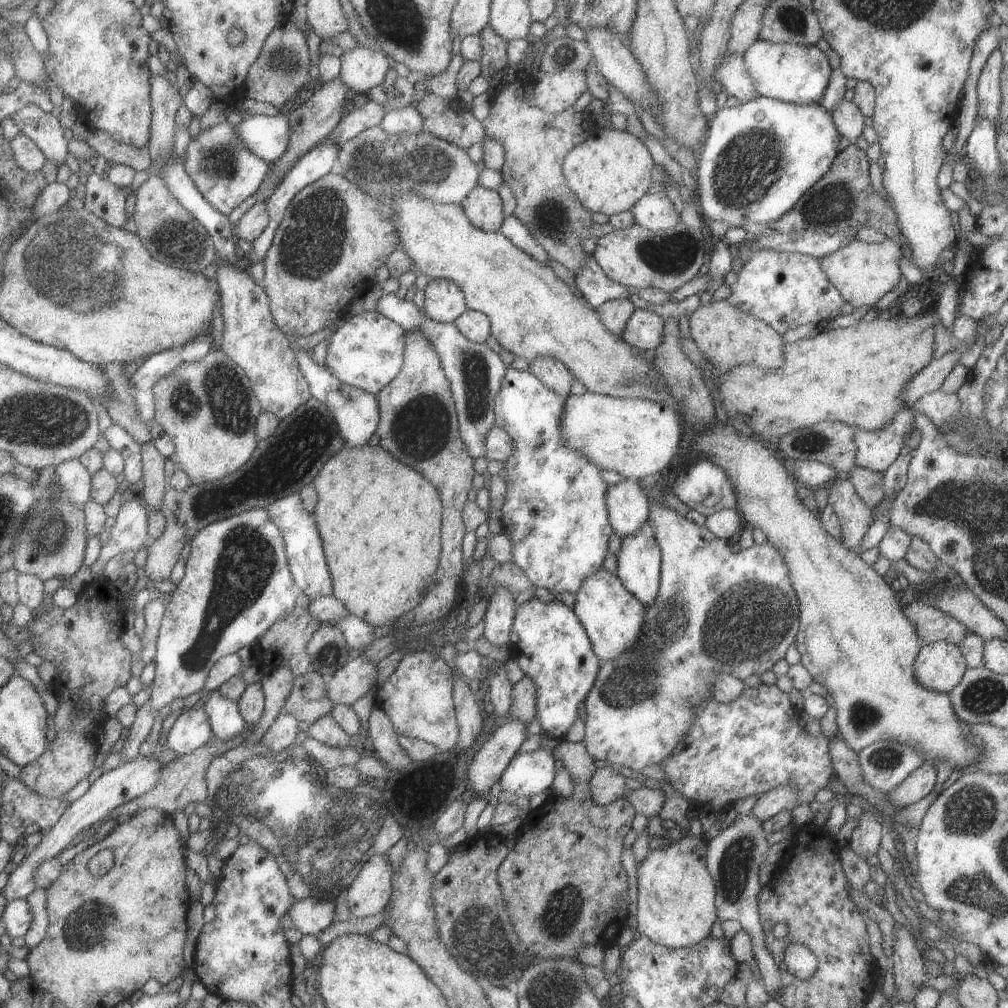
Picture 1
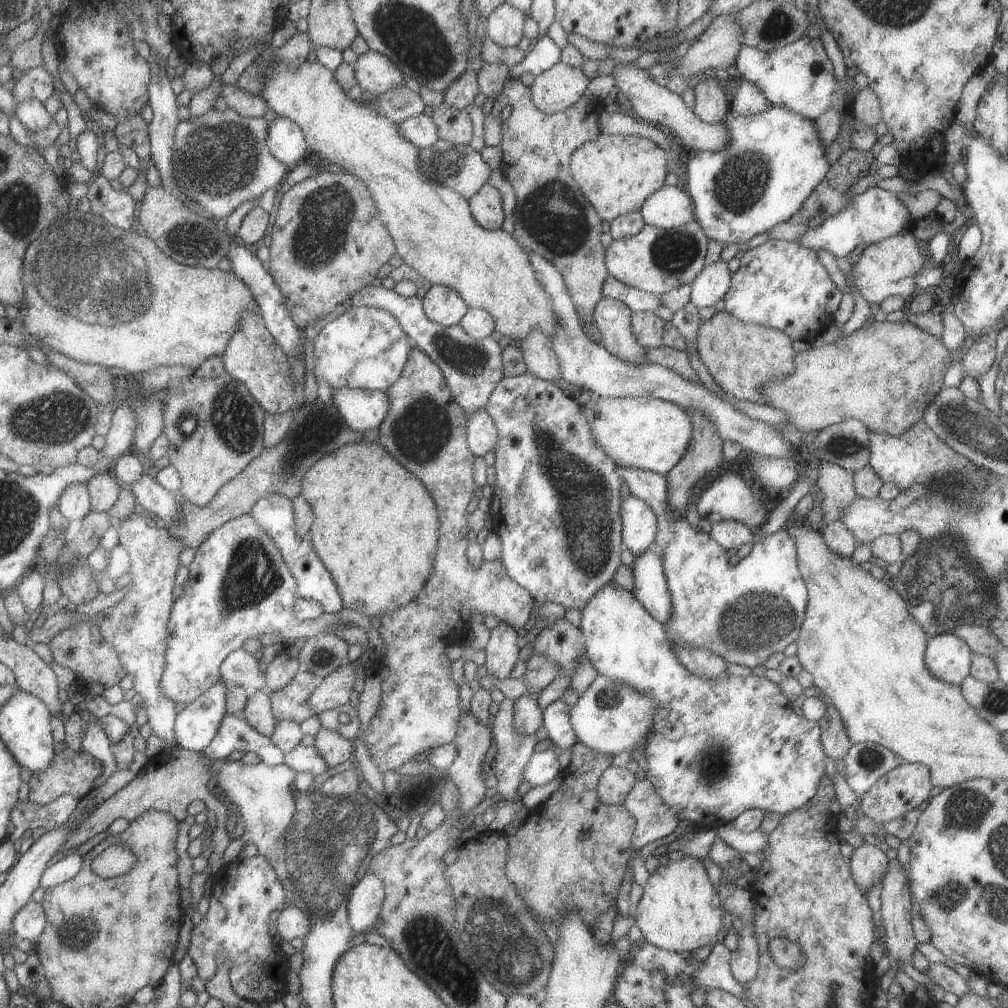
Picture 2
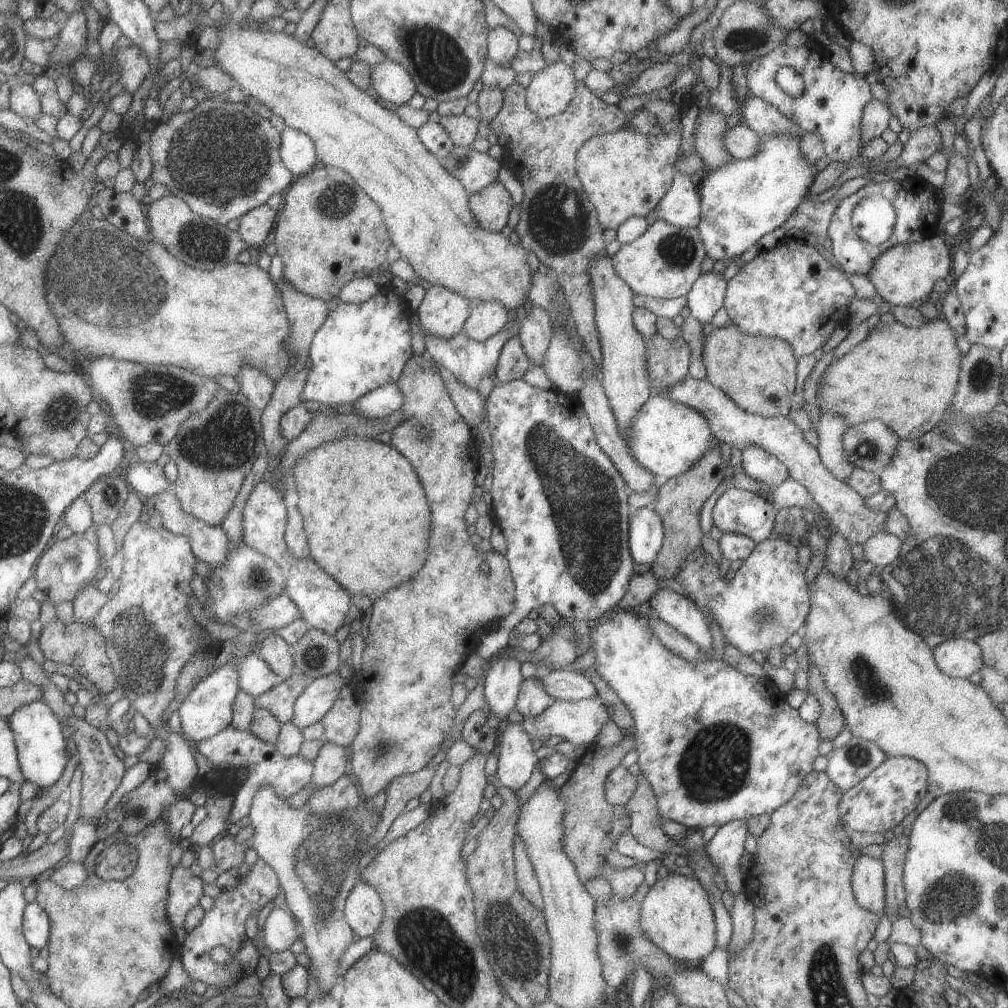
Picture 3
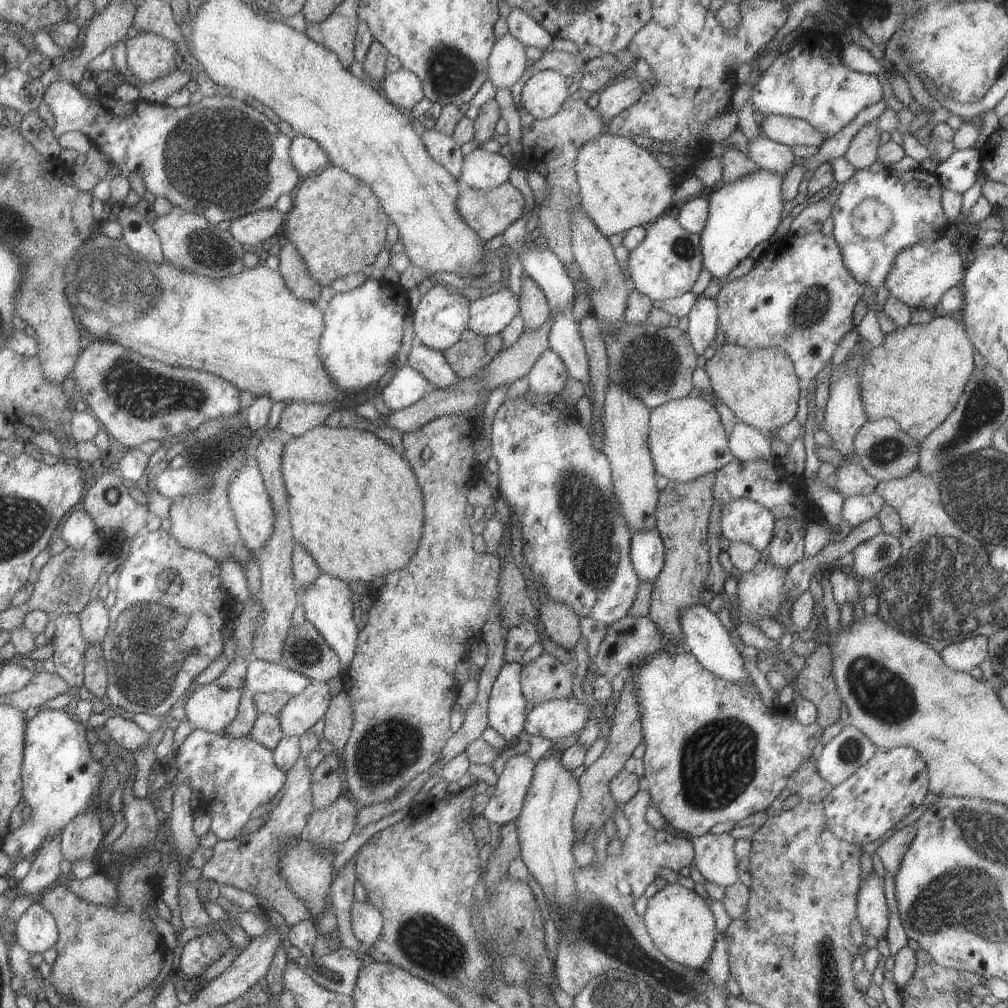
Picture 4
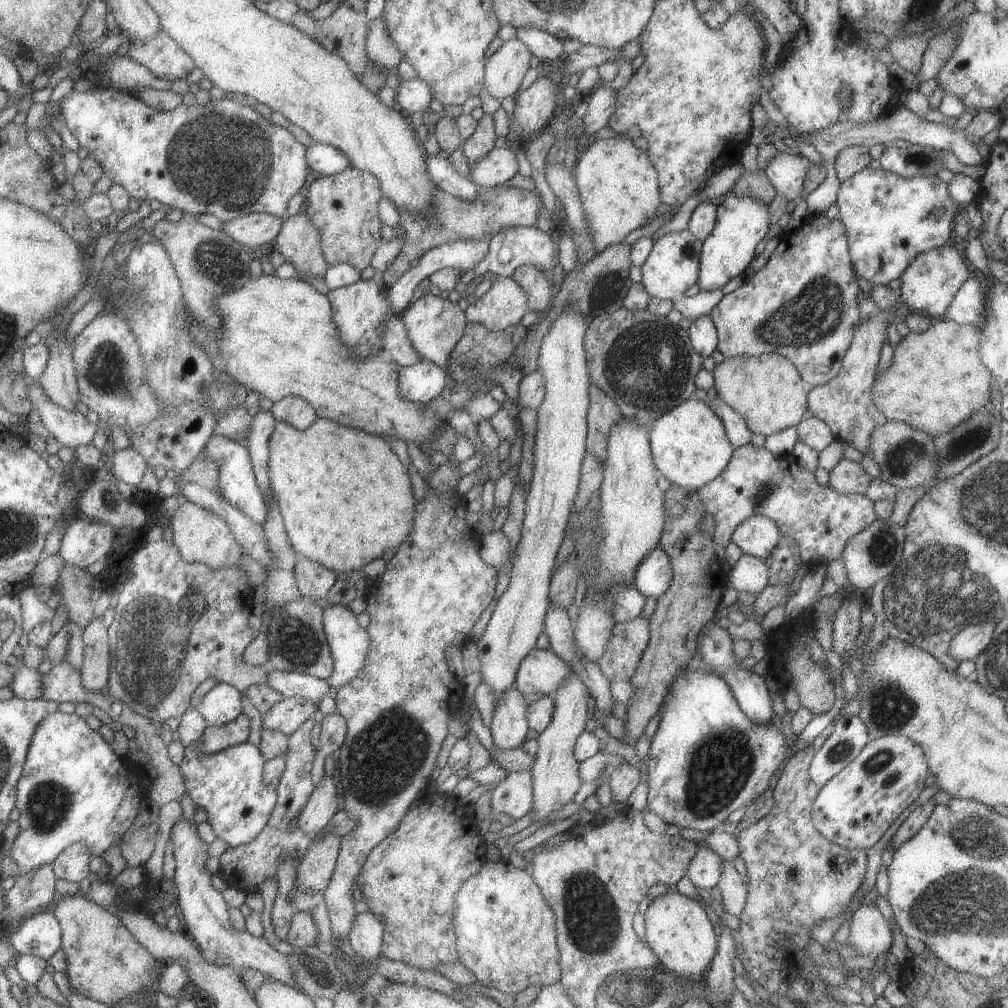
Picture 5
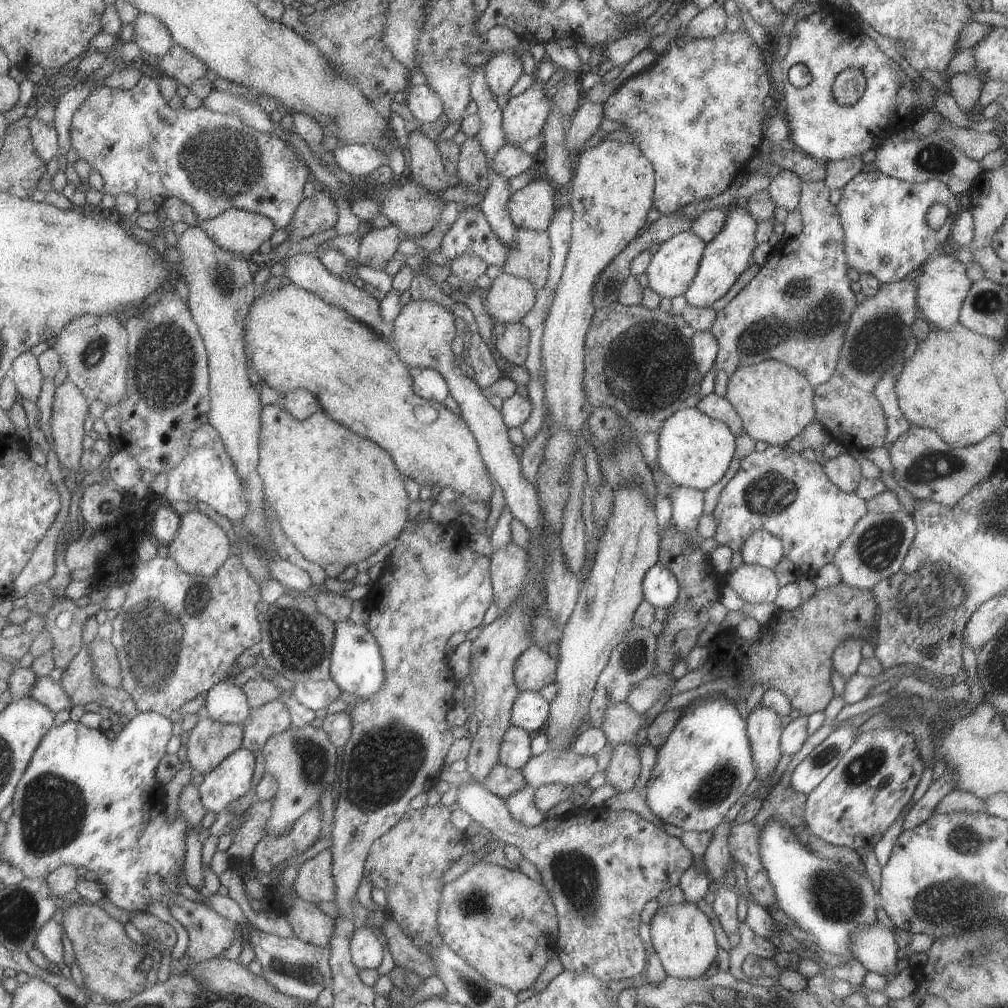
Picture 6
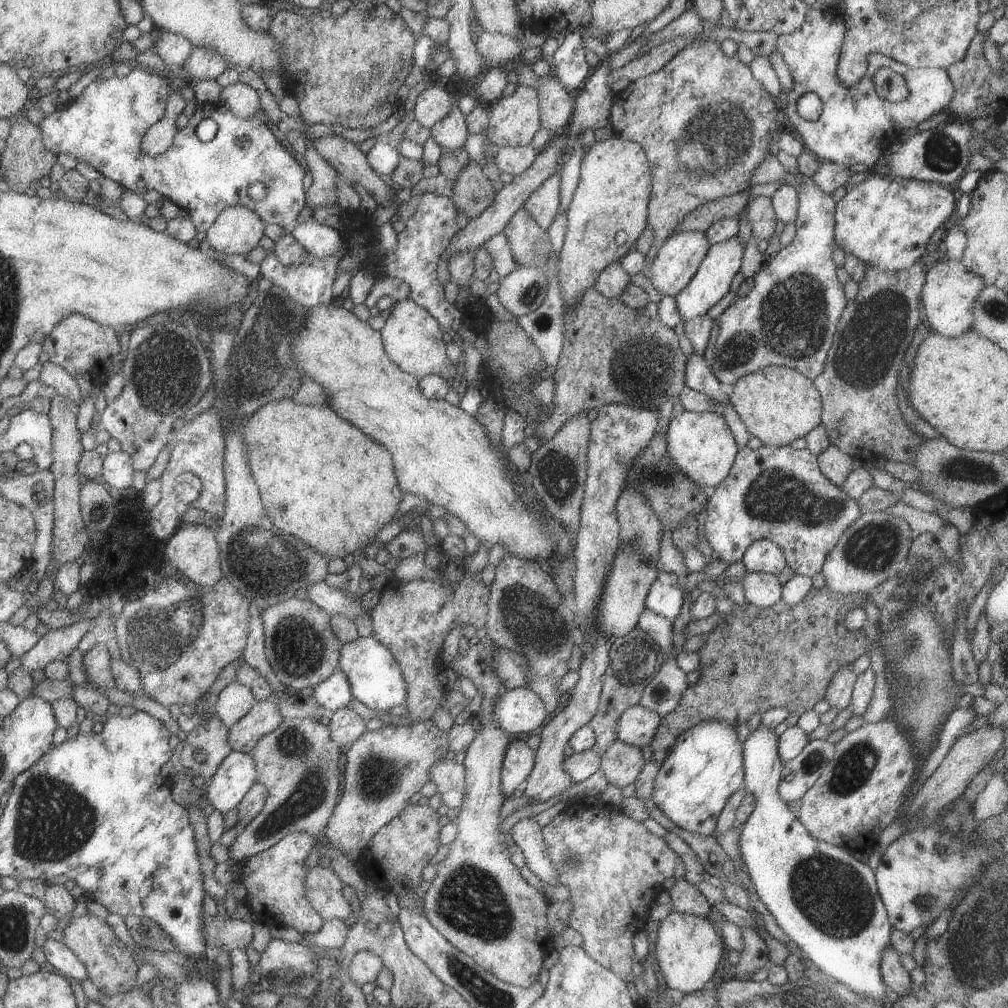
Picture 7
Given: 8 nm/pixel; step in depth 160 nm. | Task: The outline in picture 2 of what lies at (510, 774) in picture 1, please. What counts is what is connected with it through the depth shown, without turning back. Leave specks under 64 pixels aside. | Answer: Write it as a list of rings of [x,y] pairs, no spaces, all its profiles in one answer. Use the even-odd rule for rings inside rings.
[[[548,747],[543,752],[534,752],[529,758],[527,766],[523,768],[523,778],[531,787],[547,784],[560,772],[557,755]]]

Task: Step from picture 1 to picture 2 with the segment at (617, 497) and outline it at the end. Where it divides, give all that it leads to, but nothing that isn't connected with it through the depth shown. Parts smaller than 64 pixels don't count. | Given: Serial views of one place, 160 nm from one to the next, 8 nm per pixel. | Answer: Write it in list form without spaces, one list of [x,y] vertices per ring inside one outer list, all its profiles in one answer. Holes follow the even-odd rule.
[[[635,496],[621,497],[619,504],[619,518],[621,518],[621,543],[634,556],[643,554],[650,546],[655,546],[655,532],[657,532],[657,518],[643,500]]]

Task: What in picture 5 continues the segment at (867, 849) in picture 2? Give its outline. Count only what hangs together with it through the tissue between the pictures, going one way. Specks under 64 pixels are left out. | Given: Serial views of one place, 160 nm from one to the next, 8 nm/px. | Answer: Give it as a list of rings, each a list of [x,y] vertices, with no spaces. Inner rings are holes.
[[[875,903],[862,904],[851,915],[847,943],[854,945],[859,955],[875,960],[892,943],[889,927]]]

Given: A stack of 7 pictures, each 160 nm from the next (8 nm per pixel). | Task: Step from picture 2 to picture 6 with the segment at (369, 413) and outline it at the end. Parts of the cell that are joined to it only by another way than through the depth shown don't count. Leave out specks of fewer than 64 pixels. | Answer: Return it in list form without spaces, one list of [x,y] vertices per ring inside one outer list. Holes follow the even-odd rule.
[[[411,367],[408,369],[411,377],[413,392],[425,400],[434,400],[442,404],[449,396],[448,386],[445,379],[432,368]]]

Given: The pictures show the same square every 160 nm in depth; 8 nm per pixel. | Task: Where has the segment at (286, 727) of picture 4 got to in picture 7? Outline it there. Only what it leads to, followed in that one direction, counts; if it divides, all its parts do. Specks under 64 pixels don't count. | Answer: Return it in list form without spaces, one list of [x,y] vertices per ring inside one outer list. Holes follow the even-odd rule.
[[[271,700],[255,702],[249,712],[228,726],[228,743],[233,751],[251,753],[257,741],[275,730],[283,720],[278,706]]]

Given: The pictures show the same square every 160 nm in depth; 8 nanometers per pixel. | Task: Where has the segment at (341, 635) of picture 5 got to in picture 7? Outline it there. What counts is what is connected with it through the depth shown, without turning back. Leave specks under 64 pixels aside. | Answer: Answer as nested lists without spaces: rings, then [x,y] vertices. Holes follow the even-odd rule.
[[[373,635],[355,637],[343,643],[338,658],[339,670],[346,676],[352,697],[373,711],[388,710],[406,701],[404,680],[391,651],[388,651]]]

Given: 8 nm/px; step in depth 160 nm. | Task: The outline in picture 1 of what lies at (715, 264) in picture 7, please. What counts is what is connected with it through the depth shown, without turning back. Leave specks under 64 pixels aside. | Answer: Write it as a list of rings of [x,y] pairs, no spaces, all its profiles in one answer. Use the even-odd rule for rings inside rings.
[[[770,97],[755,98],[749,100],[734,108],[723,107],[718,109],[715,114],[708,119],[708,130],[705,142],[700,148],[700,159],[697,164],[697,169],[693,172],[693,179],[695,180],[695,193],[697,200],[699,200],[699,208],[701,208],[701,218],[707,224],[712,221],[721,222],[727,228],[739,228],[743,221],[753,222],[757,224],[769,224],[775,222],[777,218],[783,216],[787,210],[791,210],[795,202],[807,191],[819,178],[822,178],[827,170],[831,167],[835,156],[839,151],[839,137],[837,130],[832,122],[830,112],[827,112],[823,106],[817,104],[791,104],[791,102],[783,102]]]

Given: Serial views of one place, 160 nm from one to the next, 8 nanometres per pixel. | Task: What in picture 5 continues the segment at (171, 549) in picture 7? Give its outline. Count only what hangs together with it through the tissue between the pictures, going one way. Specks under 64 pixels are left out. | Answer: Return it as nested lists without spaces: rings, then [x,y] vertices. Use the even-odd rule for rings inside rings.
[[[185,501],[177,506],[169,517],[172,543],[176,546],[179,556],[186,563],[201,563],[209,568],[237,567],[250,574],[249,584],[252,587],[264,584],[264,568],[253,560],[241,545],[235,540],[228,524],[220,516],[210,510],[194,505],[191,501]]]

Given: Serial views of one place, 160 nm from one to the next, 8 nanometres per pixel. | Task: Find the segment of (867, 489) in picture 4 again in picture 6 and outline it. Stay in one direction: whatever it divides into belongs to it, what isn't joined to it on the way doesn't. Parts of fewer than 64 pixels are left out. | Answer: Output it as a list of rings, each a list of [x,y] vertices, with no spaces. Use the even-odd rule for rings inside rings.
[[[845,452],[835,458],[823,460],[821,465],[827,478],[841,492],[853,493],[863,476],[858,461]]]

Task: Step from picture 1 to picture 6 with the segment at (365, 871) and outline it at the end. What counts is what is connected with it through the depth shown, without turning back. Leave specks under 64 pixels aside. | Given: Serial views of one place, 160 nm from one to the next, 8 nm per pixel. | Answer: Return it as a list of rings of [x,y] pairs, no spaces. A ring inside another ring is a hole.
[[[358,924],[358,927],[352,932],[350,938],[350,957],[352,963],[358,968],[377,968],[383,956],[384,944],[375,936],[372,927],[362,927],[364,924]]]

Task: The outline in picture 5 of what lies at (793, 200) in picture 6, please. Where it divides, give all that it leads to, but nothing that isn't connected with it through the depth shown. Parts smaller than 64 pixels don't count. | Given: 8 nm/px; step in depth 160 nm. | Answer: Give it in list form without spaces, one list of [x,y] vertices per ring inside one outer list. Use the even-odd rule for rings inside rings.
[[[777,151],[763,170],[776,192],[781,193],[789,201],[796,199],[797,196],[804,197],[802,186],[811,165],[811,161],[801,154]]]

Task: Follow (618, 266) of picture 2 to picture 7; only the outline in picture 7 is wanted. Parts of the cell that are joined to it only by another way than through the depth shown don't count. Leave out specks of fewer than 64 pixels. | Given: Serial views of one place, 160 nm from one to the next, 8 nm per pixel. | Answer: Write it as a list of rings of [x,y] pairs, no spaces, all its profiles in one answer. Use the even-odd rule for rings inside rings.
[[[677,231],[669,235],[659,247],[653,260],[646,265],[645,275],[653,288],[663,296],[674,297],[682,288],[688,285],[697,267],[709,248],[709,241],[701,231]]]

